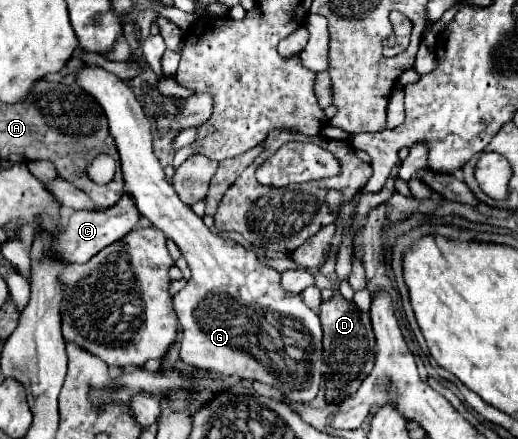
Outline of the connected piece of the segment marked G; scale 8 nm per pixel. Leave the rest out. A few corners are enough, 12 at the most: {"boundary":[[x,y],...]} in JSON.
{"boundary":[[82,65],[126,189],[180,247],[180,359],[314,399],[322,327],[166,181],[128,81]]}

